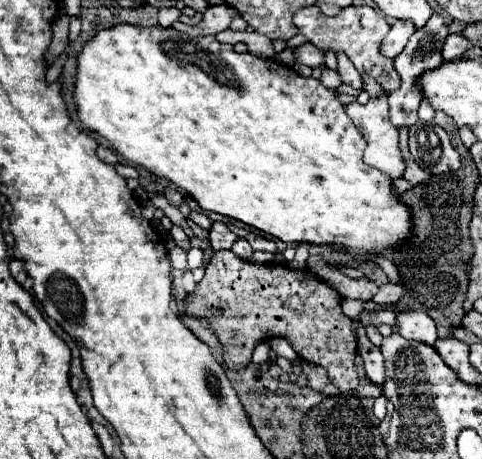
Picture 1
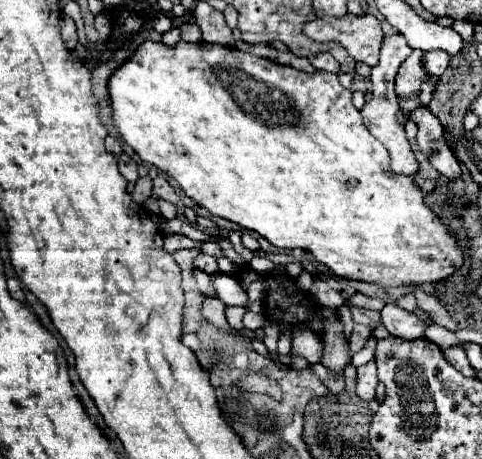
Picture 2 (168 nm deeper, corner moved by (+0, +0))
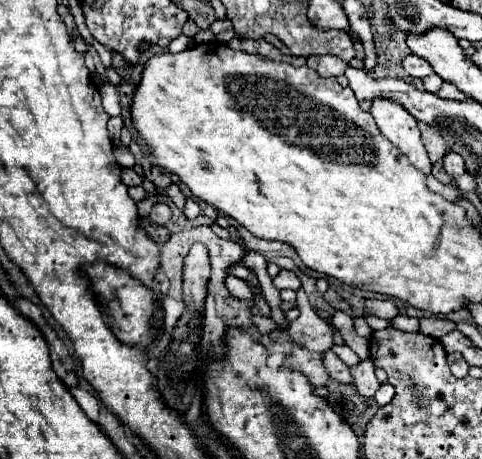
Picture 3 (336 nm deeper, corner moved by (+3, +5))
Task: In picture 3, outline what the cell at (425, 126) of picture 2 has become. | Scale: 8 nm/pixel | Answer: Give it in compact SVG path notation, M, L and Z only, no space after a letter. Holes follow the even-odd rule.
M447 152L443 158L443 168L451 178L457 178L461 174L465 174L465 164L463 158L457 152Z

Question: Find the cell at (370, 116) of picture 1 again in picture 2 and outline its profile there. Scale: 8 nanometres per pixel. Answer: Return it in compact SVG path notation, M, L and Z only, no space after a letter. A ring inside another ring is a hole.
M392 33L392 35L388 35L384 39L382 49L380 49L380 61L378 61L378 65L372 67L372 95L374 97L360 111L362 119L364 119L364 125L390 151L390 159L392 159L390 167L392 167L392 171L402 173L402 175L414 175L418 171L418 161L416 161L414 151L410 149L410 143L408 143L406 133L404 133L404 123L406 123L408 117L402 113L400 101L396 97L396 91L394 91L394 77L396 77L400 65L410 57L410 53L412 53L412 49L406 45L406 39L400 33Z

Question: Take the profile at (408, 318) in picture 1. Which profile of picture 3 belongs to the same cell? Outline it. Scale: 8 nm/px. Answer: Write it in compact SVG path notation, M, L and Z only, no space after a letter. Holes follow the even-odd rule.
M367 300L365 312L371 312L371 314L385 318L385 320L393 320L395 316L399 316L399 310L391 300Z

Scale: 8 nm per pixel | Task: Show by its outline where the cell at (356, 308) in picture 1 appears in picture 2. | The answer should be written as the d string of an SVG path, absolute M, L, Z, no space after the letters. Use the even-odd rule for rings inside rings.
M374 361L356 367L356 391L362 399L372 401L376 397L376 385L378 385L378 377L376 377Z

